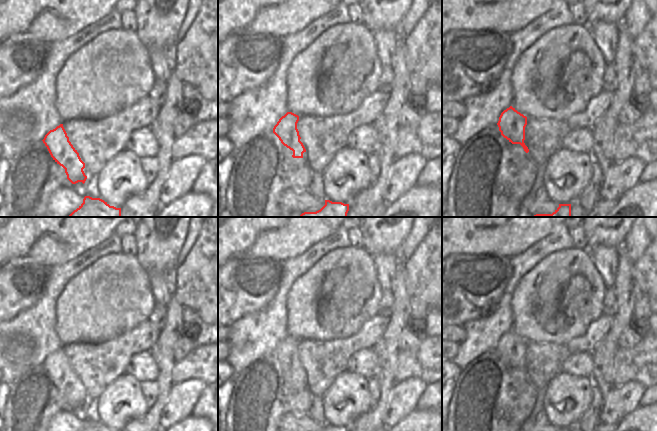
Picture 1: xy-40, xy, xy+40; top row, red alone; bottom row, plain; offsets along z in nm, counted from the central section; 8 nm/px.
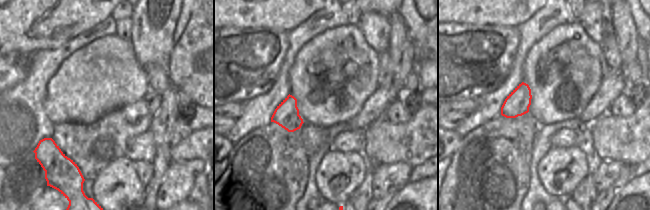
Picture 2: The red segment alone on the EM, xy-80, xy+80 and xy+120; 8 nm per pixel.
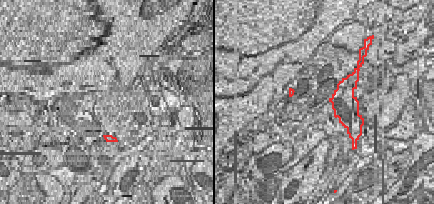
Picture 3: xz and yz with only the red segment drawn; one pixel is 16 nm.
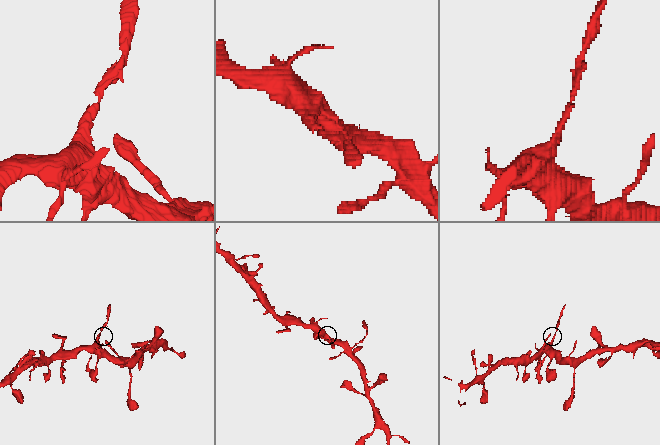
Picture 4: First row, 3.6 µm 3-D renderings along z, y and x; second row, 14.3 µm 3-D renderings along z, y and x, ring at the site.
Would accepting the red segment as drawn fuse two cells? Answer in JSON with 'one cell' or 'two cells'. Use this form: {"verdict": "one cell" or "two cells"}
{"verdict": "two cells"}

